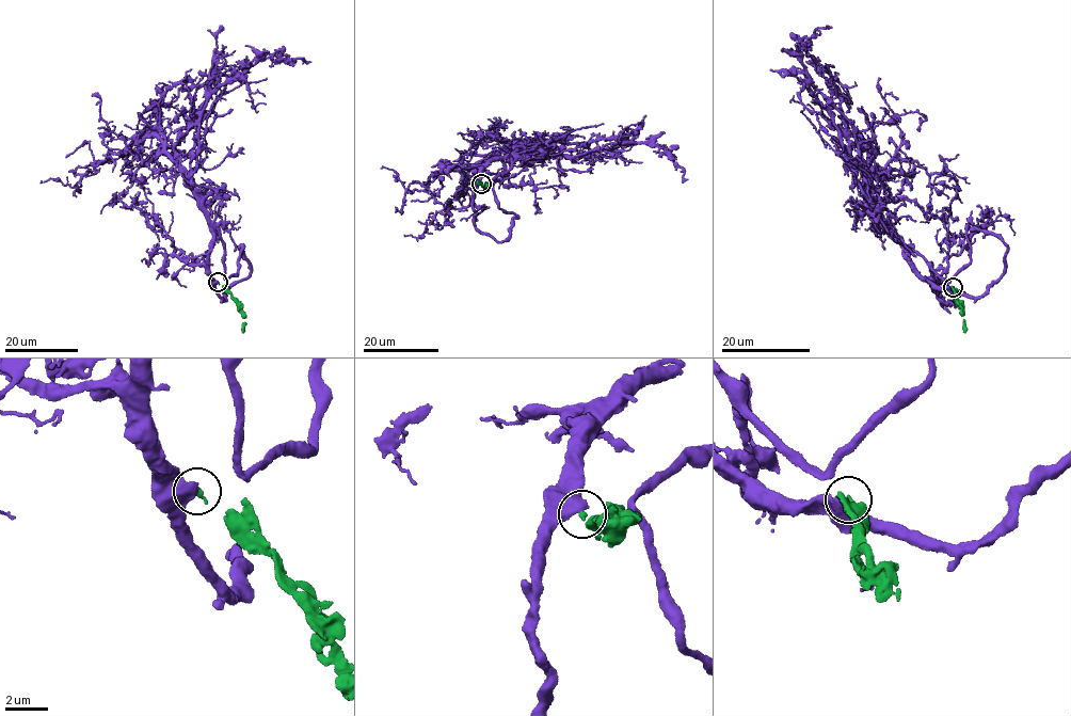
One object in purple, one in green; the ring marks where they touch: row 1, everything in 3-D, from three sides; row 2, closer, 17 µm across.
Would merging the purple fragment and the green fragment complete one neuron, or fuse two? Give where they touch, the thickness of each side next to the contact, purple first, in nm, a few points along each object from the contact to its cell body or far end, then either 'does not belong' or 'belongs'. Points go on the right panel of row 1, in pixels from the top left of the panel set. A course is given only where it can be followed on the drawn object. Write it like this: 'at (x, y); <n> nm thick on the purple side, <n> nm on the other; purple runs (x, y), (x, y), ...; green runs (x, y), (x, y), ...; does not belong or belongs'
at (953, 287); 550 nm thick on the purple side, 200 nm on the other; purple runs (953, 288), (917, 272), (883, 225), (869, 171), (958, 236), (942, 252); green runs (954, 288), (957, 304), (961, 308), (963, 332); does not belong

